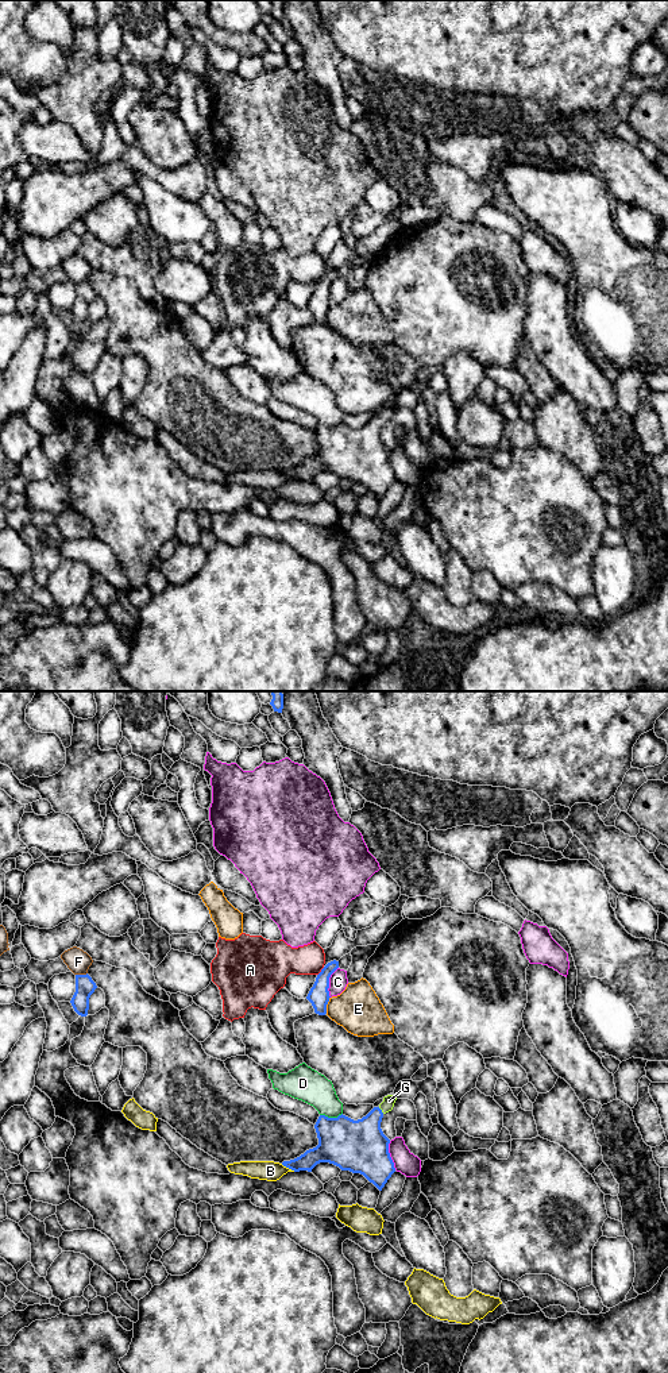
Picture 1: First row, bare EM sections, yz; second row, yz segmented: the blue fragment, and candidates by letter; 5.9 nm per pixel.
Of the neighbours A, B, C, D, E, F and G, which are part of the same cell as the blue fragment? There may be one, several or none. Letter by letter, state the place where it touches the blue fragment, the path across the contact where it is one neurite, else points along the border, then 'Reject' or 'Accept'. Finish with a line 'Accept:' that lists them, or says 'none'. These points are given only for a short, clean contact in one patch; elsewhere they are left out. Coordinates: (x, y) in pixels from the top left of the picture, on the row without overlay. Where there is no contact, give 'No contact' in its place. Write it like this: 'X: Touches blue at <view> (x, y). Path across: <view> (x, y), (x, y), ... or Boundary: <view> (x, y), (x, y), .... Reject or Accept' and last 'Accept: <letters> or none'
A: Touches blue at yz (321, 280). Reject
B: Touches blue at yz (288, 475). Reject
C: Touches blue at yz (328, 290). Reject
D: Touches blue at yz (331, 427). Reject
E: Touches blue at yz (325, 313). Reject
F: Touches blue at yz (81, 284). Boundary: yz (87, 281), (76, 284). Reject
G: Touches blue at yz (381, 419). Path across: yz (360, 455), (371, 429), (381, 419), (389, 409). Accept
Accept: G

